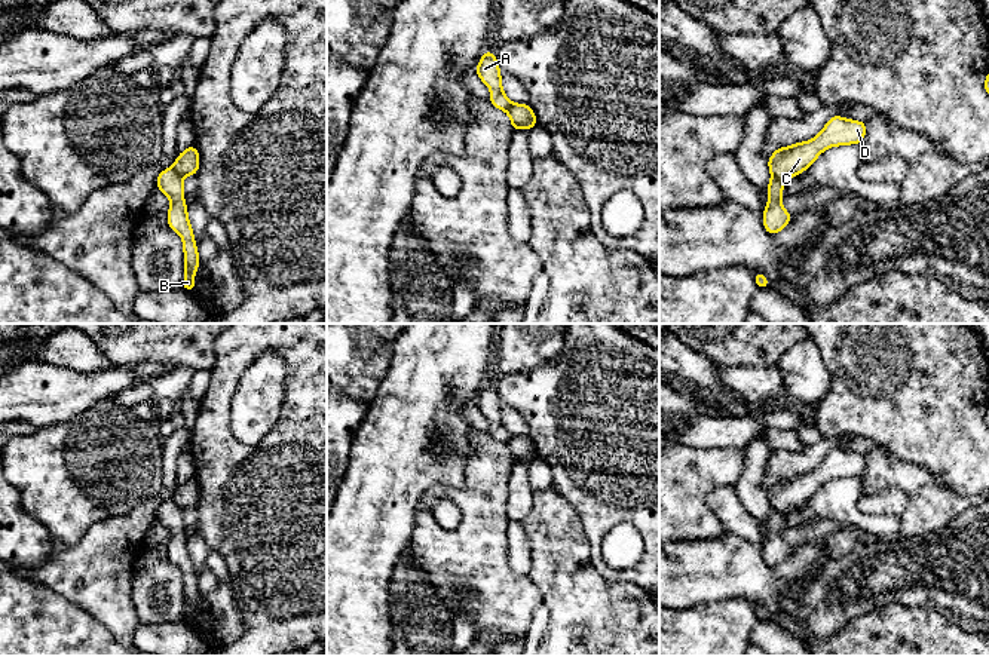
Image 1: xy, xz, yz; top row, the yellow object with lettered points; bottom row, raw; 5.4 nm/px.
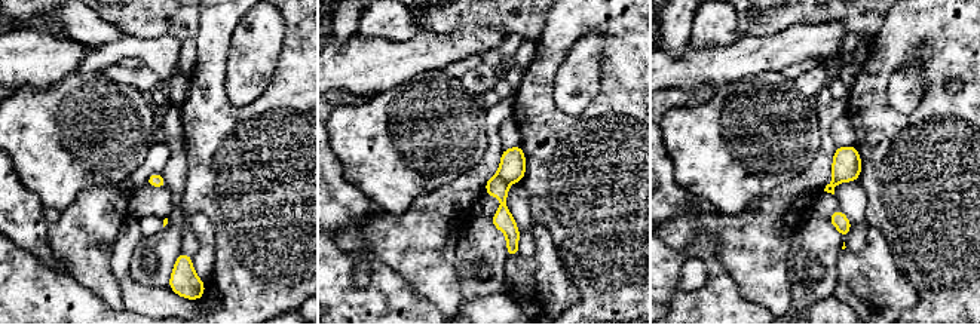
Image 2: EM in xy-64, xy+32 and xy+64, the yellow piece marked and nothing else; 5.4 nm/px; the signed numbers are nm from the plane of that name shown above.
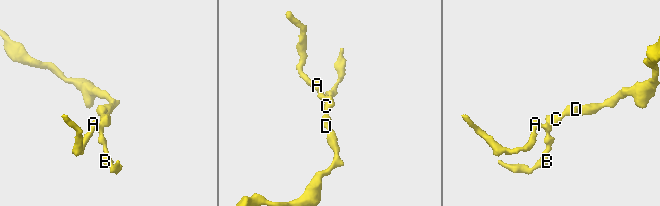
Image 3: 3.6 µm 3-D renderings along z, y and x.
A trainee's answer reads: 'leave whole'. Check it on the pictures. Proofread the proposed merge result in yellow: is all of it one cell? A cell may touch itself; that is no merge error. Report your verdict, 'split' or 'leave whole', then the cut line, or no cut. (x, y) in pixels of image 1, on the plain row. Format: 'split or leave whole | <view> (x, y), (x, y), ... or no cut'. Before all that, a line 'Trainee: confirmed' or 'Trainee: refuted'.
Trainee: refuted
split | yz (772, 508), (784, 514)

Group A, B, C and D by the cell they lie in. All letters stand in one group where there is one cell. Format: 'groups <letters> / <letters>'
groups A B / C D

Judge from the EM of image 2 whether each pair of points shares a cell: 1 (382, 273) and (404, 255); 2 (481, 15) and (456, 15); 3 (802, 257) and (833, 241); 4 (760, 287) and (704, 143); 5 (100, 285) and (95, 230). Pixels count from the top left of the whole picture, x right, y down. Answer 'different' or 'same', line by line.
1: different
2: same
3: same
4: different
5: same

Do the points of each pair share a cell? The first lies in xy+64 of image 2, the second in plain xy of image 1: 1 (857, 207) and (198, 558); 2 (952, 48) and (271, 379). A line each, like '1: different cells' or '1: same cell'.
1: same cell
2: different cells

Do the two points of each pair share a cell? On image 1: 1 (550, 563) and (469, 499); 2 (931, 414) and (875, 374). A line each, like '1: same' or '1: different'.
1: different
2: same

